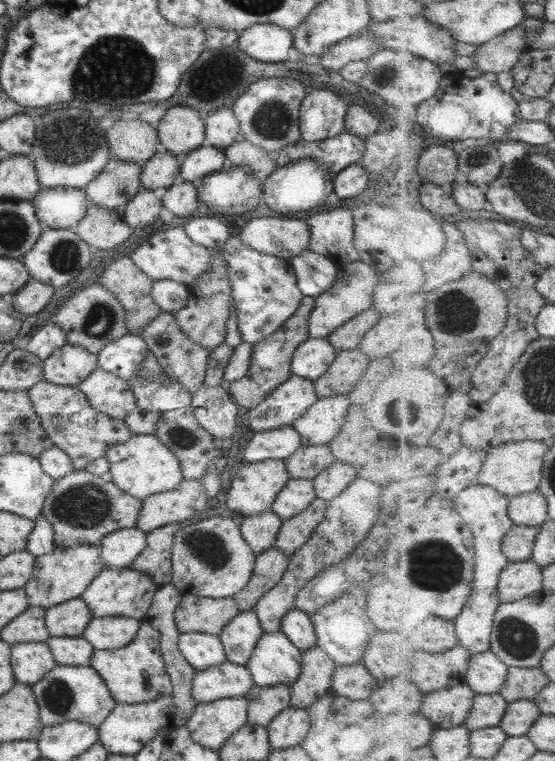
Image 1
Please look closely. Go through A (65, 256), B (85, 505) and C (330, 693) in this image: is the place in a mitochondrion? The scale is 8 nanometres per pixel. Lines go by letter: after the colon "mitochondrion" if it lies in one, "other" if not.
A: mitochondrion
B: mitochondrion
C: other

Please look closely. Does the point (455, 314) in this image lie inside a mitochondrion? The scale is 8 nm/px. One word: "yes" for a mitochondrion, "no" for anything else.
yes

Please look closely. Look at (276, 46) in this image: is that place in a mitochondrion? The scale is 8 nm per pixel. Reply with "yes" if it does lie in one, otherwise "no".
no

